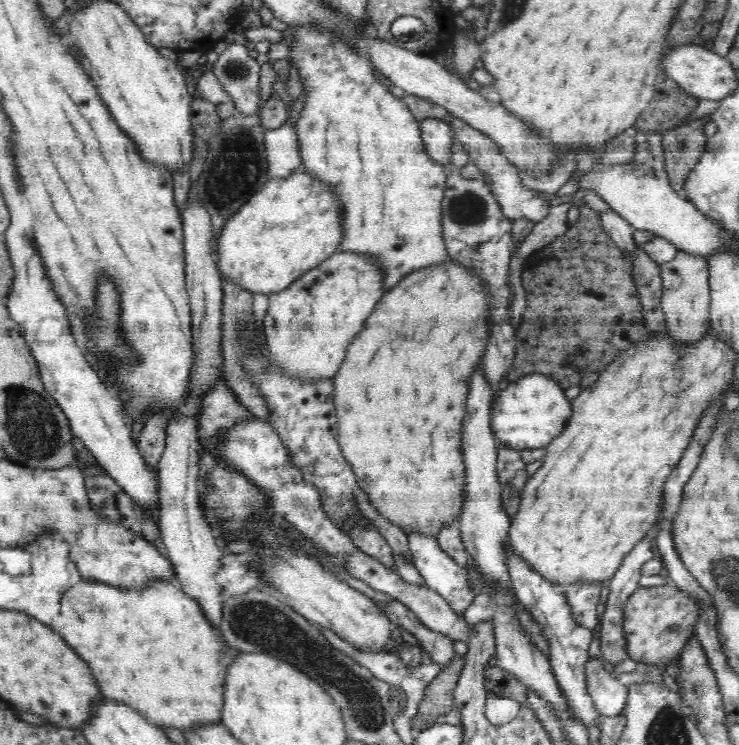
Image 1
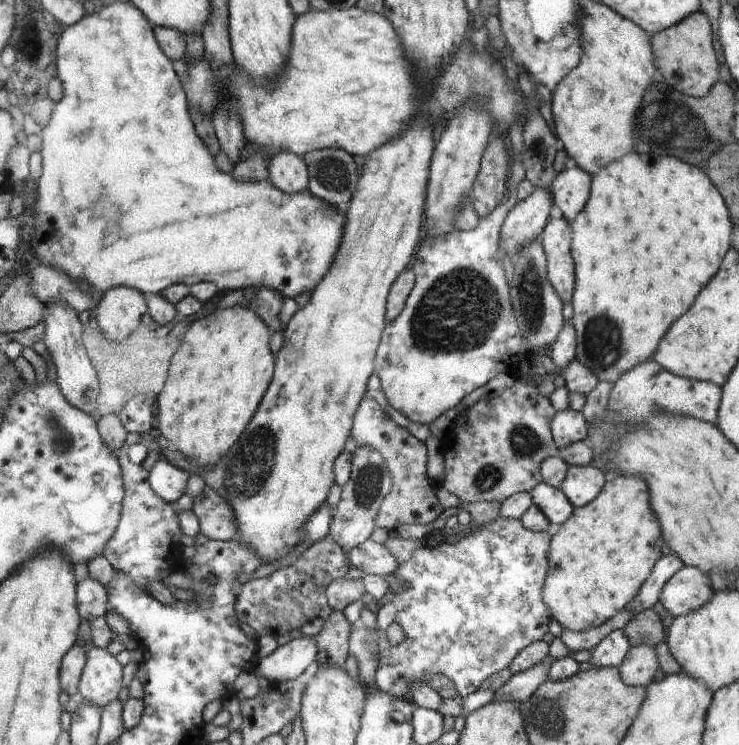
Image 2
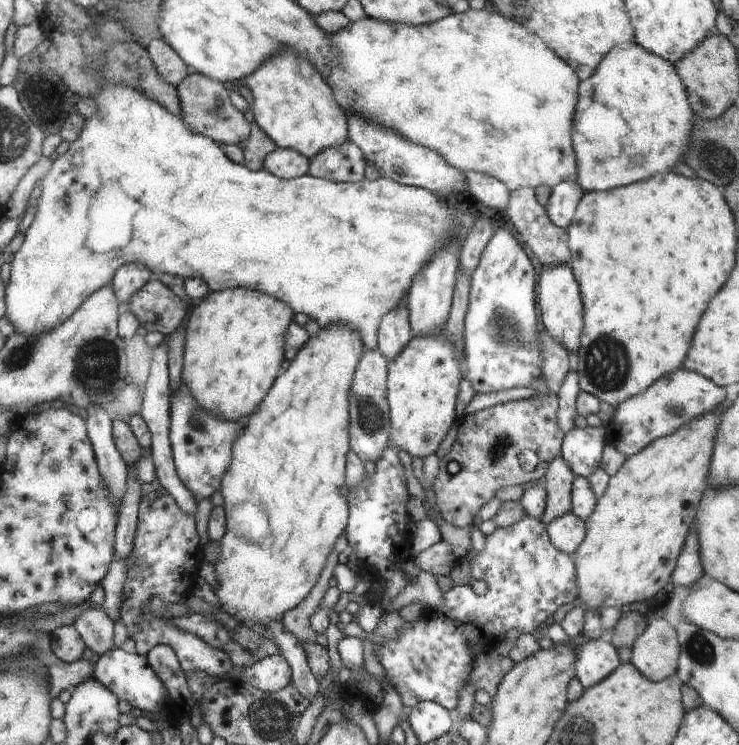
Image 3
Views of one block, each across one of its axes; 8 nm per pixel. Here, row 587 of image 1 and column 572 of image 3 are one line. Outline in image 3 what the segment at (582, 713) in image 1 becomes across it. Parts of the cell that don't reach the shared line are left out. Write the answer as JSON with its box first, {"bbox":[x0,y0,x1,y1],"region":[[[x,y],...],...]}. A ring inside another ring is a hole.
{"bbox":[548,512,587,557],"region":[[[568,512],[561,519],[552,520],[548,526],[550,540],[568,556],[575,557],[578,547],[585,540],[587,525],[581,517]]]}

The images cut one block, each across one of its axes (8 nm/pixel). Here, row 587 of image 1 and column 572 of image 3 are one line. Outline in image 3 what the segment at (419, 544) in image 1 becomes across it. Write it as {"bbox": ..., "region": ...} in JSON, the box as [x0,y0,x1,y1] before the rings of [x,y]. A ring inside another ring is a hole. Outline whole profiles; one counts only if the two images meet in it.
{"bbox":[561,427,605,478],"region":[[[579,427],[565,434],[561,457],[573,469],[575,477],[590,478],[600,469],[602,451],[605,447],[605,427]]]}

